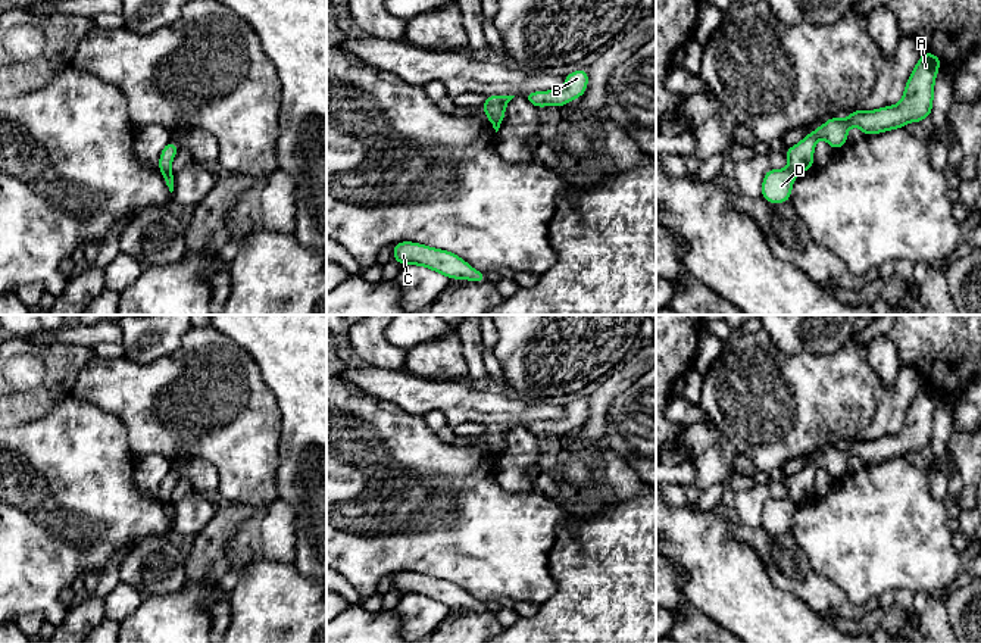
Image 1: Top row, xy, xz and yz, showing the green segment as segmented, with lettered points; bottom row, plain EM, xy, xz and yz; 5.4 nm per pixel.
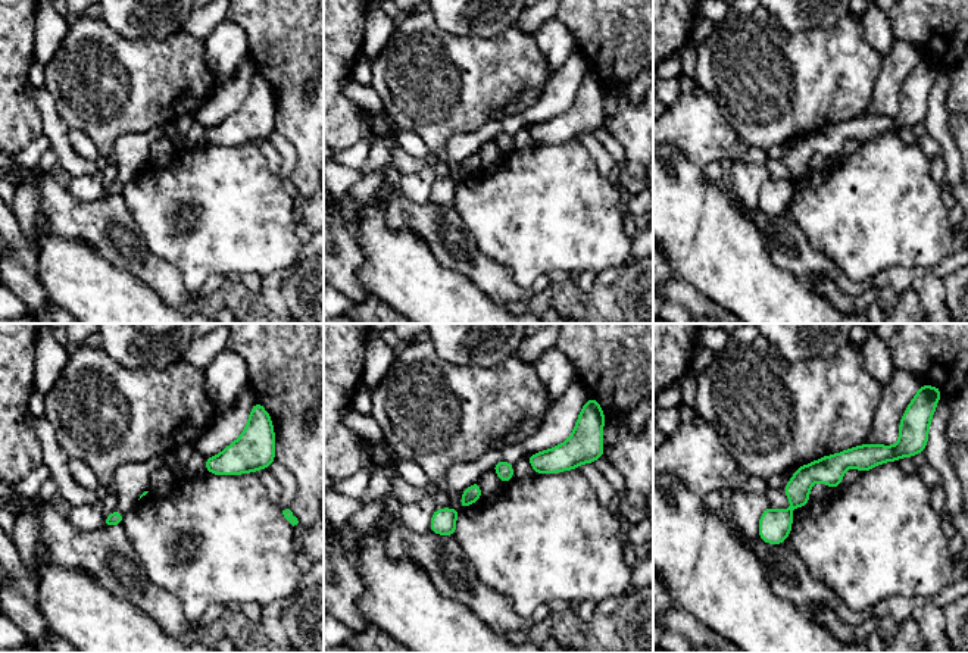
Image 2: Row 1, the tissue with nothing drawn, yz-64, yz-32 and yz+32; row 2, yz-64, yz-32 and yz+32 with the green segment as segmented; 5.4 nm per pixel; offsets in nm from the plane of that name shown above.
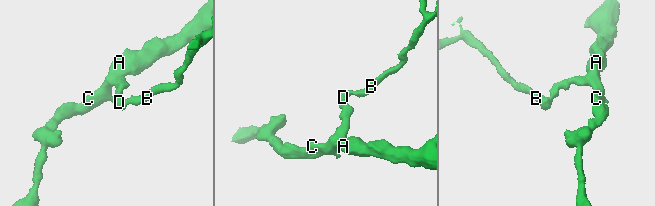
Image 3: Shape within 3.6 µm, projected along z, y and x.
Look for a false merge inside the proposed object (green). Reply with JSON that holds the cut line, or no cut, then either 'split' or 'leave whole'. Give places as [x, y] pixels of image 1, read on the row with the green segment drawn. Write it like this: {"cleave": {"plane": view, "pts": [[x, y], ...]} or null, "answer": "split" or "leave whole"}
{"cleave": {"plane": "yz", "pts": [[789, 167], [794, 175]]}, "answer": "split"}

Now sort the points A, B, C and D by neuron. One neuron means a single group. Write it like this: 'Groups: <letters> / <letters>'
Groups: A C / B D

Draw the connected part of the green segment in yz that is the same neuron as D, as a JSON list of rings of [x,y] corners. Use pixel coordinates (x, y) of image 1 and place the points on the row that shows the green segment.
[[[790,168],[768,169],[762,181],[762,197],[769,203],[784,203],[790,200],[796,175]]]

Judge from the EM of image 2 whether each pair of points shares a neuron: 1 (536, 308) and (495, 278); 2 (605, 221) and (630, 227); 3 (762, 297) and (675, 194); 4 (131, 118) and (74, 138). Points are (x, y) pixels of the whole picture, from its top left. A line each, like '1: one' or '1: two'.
1: two
2: two
3: one
4: two

